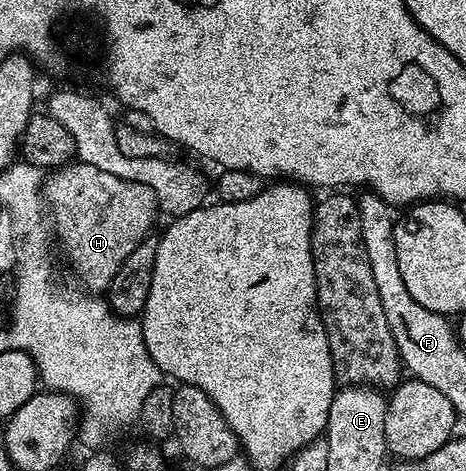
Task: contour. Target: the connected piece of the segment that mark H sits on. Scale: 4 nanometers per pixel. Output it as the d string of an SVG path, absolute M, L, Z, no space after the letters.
M72 161L65 167L52 170L46 176L43 188L43 198L49 208L53 220L53 235L63 246L63 255L71 262L75 275L80 279L88 292L103 293L113 281L117 269L121 269L121 261L141 245L147 235L152 234L157 216L157 204L153 197L153 189L145 185L137 185L137 181L125 181L121 177L113 177L113 173L104 173L102 169L88 163Z

